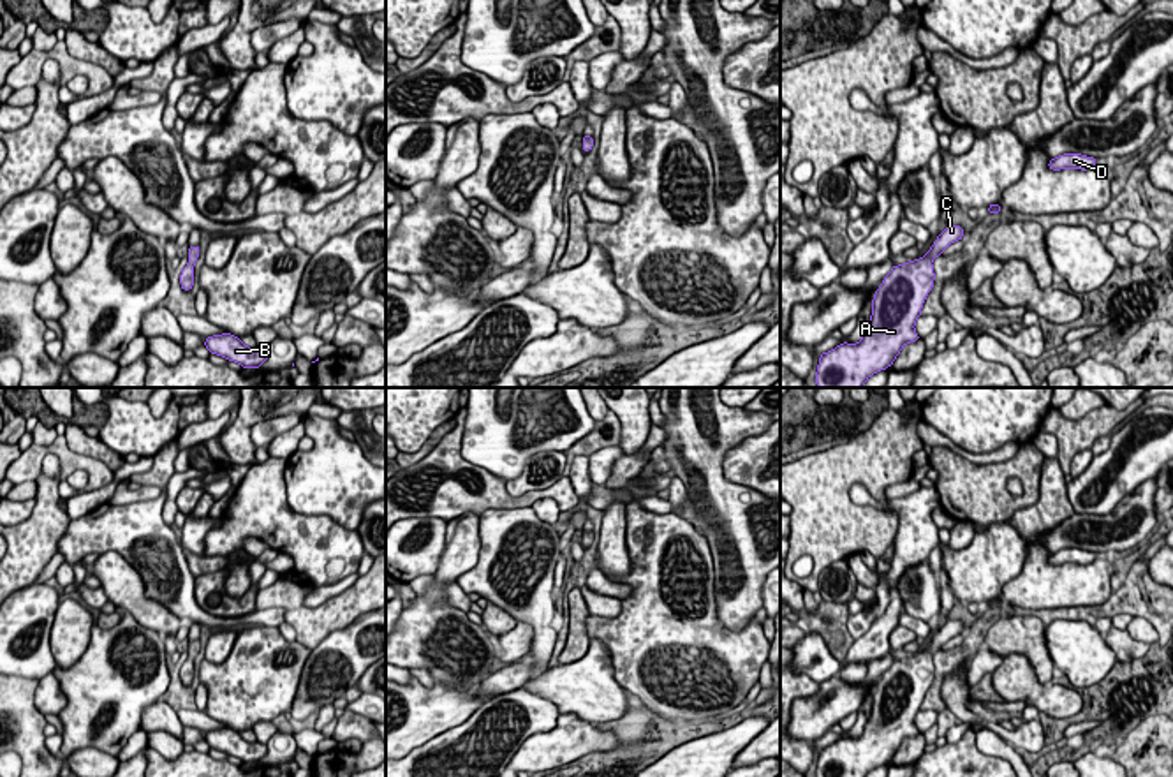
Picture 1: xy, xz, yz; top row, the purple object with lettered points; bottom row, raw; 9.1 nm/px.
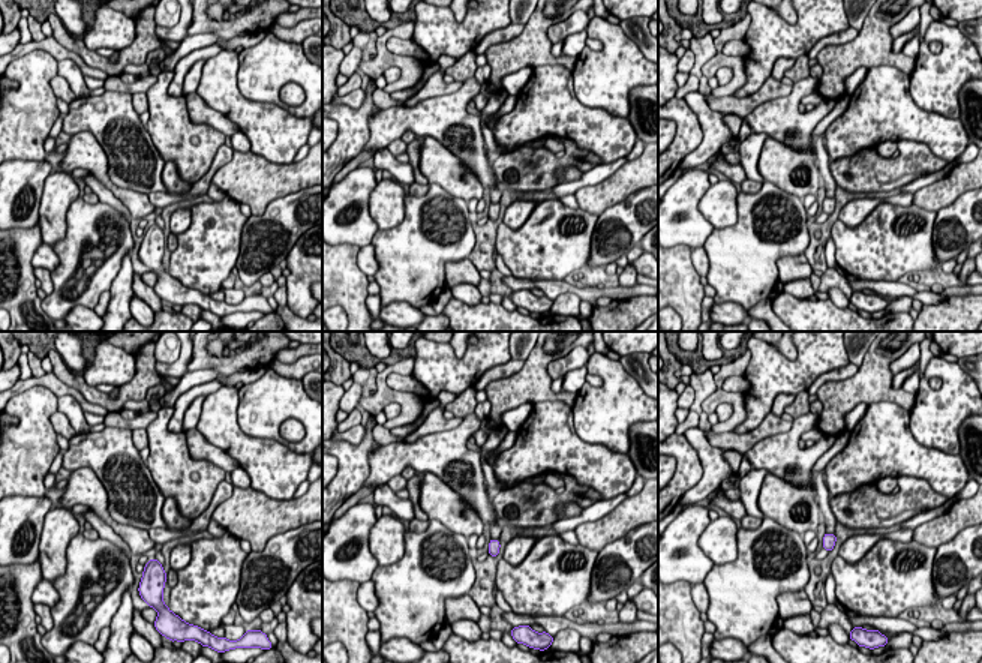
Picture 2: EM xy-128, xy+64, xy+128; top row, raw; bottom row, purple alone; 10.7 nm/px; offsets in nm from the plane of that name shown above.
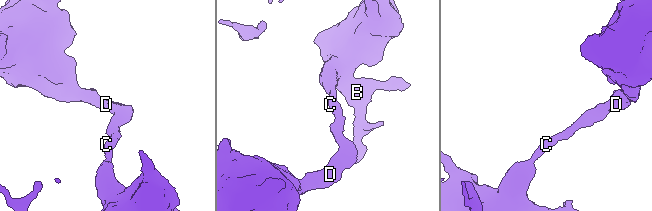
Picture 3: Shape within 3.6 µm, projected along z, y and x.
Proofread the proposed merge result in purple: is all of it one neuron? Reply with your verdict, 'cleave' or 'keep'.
keep

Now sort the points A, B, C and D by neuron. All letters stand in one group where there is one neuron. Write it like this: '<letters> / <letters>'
A B C D

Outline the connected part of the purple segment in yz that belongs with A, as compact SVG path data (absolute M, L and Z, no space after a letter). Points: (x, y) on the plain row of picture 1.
M948 620L923 652L893 661L874 689L863 733L823 747L815 777L867 777L891 761L905 738L919 735L914 719L933 682L932 655L962 633L960 620Z

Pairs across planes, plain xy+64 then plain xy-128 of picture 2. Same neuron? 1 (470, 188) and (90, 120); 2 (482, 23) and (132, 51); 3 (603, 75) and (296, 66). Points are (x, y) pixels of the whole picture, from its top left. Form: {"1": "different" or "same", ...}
{"1": "different", "2": "different", "3": "same"}

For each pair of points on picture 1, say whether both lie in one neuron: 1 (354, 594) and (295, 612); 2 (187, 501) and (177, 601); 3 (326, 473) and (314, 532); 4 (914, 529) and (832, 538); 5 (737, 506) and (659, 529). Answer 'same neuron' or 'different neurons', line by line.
1: same neuron
2: different neurons
3: different neurons
4: different neurons
5: different neurons

